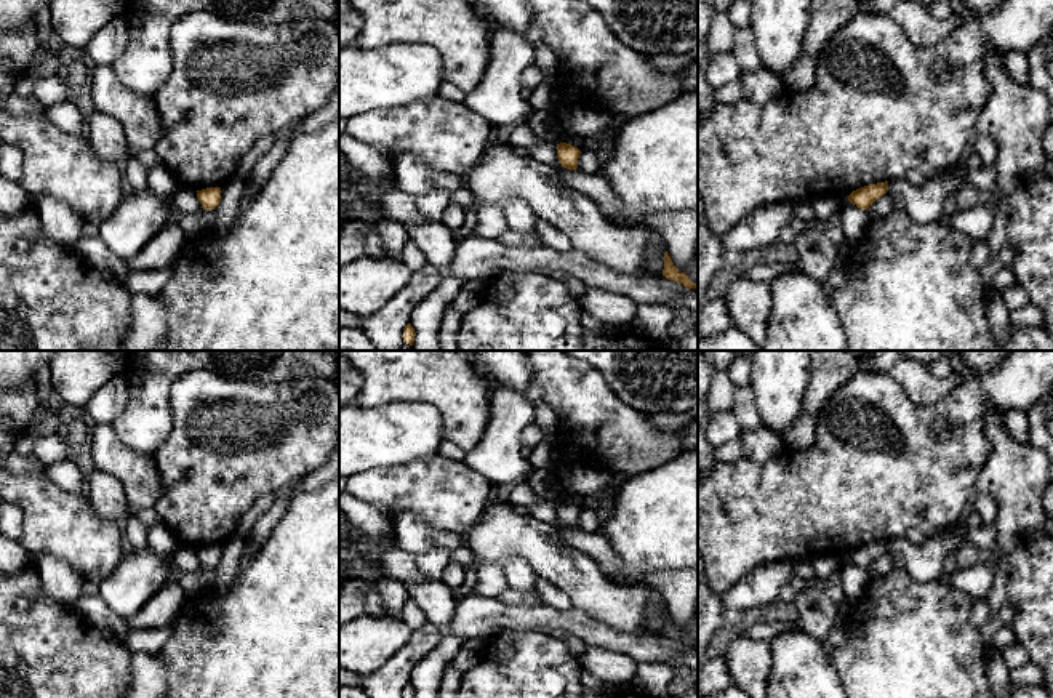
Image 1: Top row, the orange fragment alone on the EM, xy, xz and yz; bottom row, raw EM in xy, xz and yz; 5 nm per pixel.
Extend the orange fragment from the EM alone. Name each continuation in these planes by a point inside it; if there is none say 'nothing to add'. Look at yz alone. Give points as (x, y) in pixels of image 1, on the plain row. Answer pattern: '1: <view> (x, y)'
nothing to add

